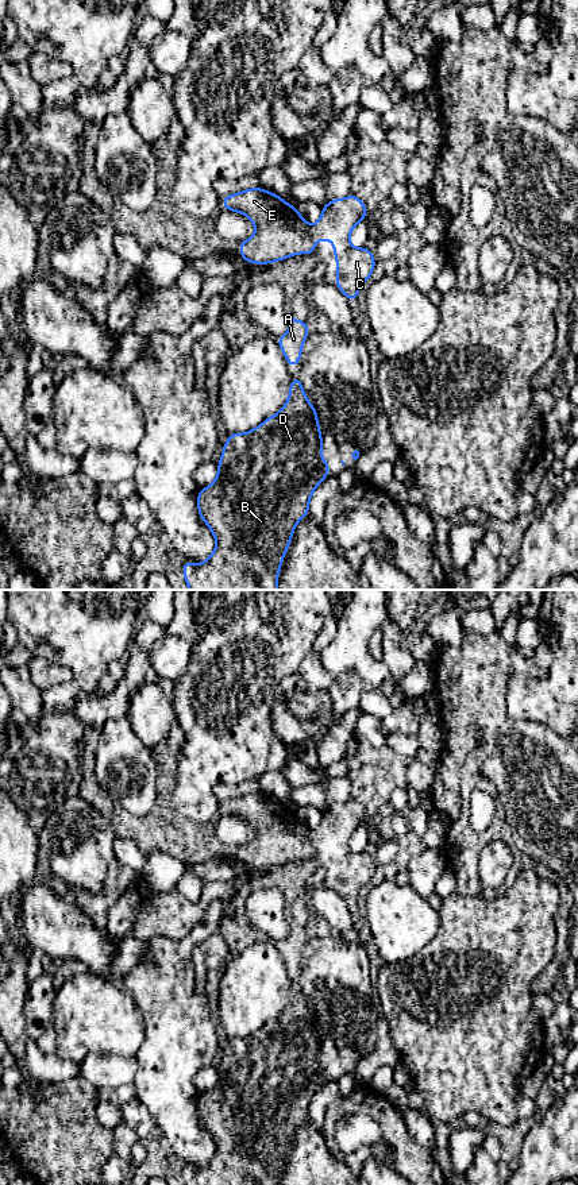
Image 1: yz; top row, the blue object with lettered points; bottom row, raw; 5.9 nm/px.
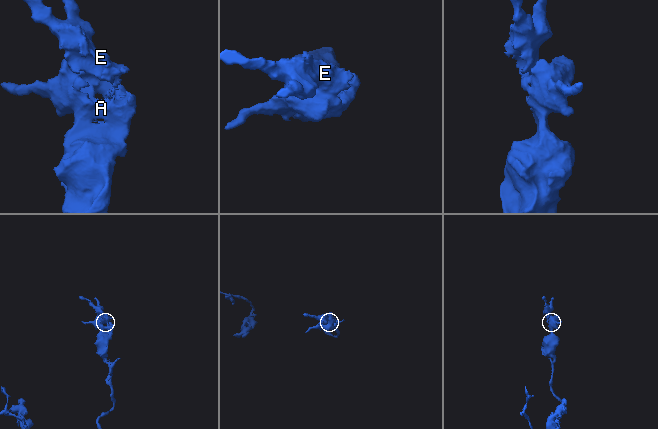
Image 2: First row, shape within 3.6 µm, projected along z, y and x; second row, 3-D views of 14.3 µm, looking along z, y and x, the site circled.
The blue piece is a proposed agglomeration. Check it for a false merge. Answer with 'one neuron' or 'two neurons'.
two neurons

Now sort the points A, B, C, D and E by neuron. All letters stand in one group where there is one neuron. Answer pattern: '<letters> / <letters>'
A B C D / E

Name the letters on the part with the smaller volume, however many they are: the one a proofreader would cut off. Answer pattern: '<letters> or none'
E

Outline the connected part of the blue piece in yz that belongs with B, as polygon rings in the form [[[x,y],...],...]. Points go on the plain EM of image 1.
[[[293,980],[289,1001],[282,1014],[246,1038],[230,1038],[217,1069],[216,1084],[199,1095],[197,1115],[212,1135],[216,1153],[204,1167],[184,1165],[185,1185],[278,1185],[294,1131],[309,1119],[309,1105],[315,1093],[331,1080],[330,1069],[321,1062],[321,1051],[317,1016],[307,1004],[300,983]]]

